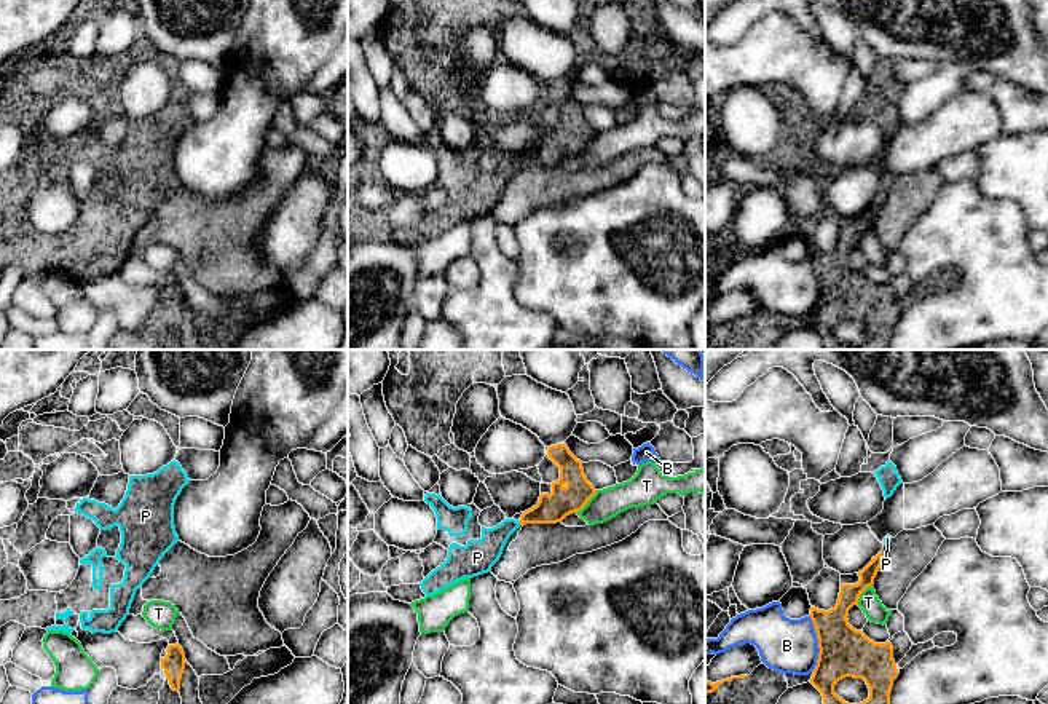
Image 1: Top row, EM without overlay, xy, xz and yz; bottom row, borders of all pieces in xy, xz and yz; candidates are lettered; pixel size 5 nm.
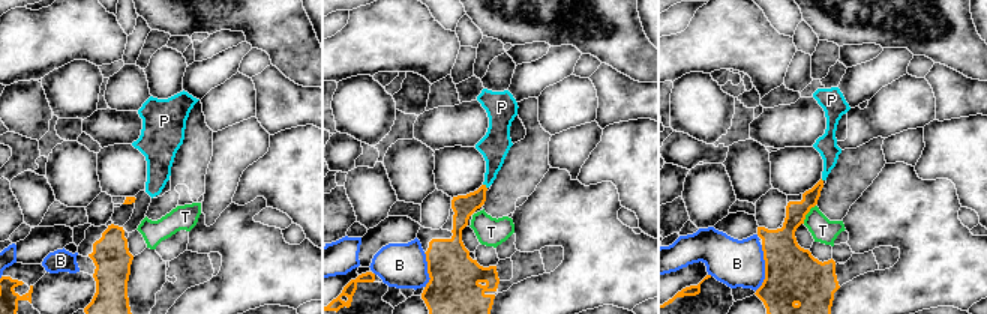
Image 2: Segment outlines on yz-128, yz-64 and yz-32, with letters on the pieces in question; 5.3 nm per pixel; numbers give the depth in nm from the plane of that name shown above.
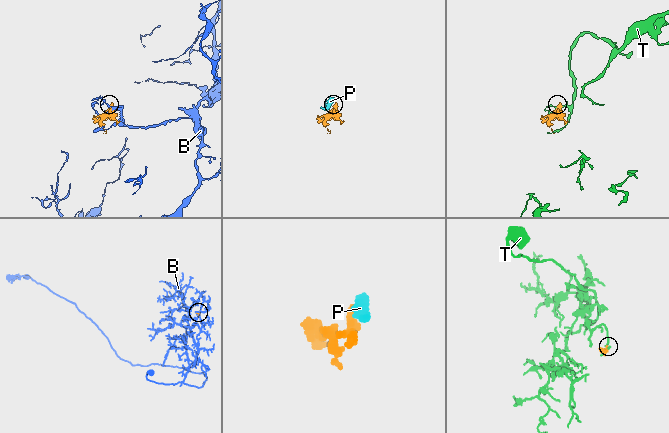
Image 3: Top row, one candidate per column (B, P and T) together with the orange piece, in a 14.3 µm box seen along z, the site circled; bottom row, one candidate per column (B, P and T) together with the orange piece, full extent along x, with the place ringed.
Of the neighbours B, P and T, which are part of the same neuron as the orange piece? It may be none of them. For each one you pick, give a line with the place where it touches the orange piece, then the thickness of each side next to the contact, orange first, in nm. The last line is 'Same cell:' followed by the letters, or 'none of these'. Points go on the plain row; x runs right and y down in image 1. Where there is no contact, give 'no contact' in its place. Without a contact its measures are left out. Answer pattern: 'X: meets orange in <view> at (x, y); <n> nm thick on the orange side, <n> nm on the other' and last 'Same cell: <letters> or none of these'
P: meets orange in xz at (519, 163); 150 nm thick on the orange side, 160 nm on the other
Same cell: P

